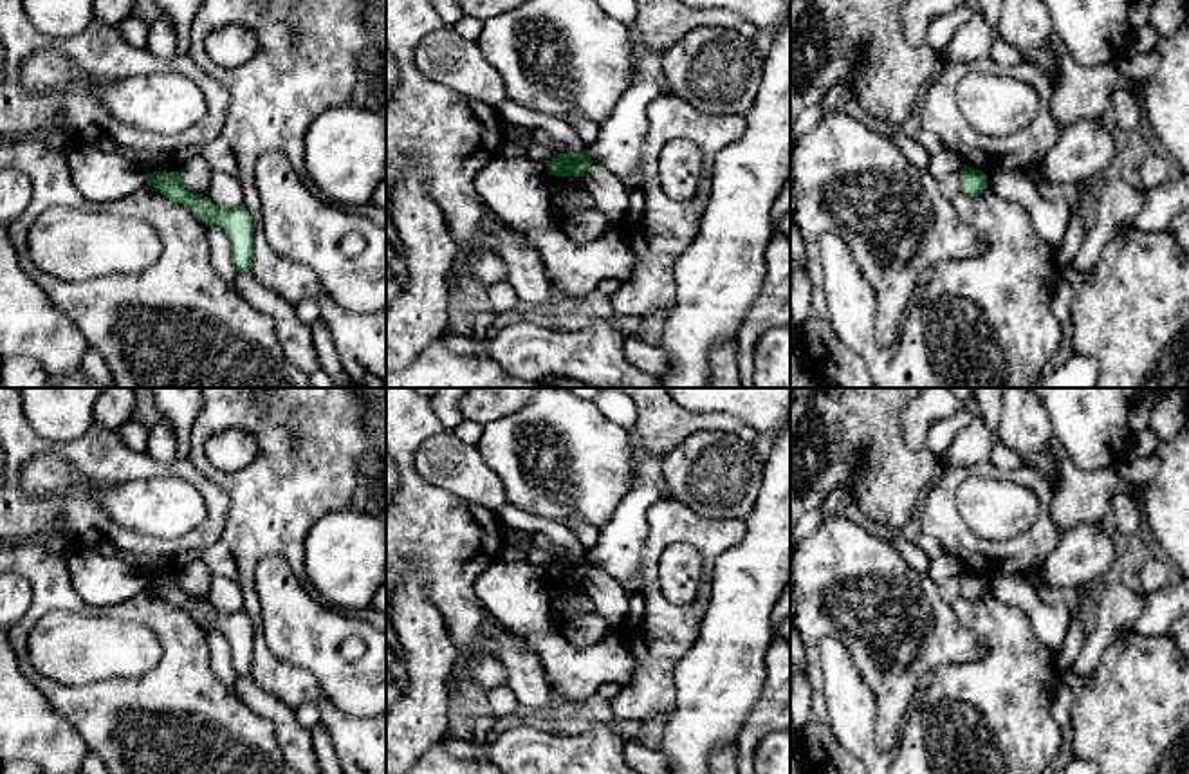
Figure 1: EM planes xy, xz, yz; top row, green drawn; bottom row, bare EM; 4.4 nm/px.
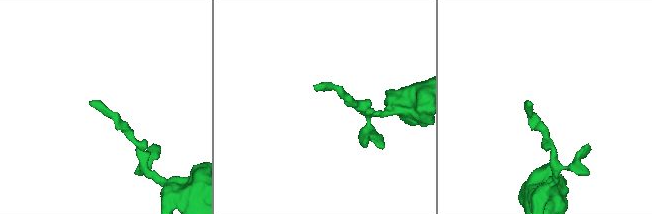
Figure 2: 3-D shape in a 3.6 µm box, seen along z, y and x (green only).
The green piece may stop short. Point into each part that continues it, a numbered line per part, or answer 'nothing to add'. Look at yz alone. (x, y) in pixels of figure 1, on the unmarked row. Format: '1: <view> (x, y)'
nothing to add

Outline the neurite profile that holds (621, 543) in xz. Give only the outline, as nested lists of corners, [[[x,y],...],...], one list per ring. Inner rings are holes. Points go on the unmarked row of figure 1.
[[[648,480],[628,491],[612,518],[601,527],[597,545],[586,552],[594,567],[624,586],[642,567],[650,532],[648,511],[662,500],[660,480]]]

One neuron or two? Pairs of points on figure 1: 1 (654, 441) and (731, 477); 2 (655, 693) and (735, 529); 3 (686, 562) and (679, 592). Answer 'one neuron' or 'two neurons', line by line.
1: two neurons
2: one neuron
3: one neuron

